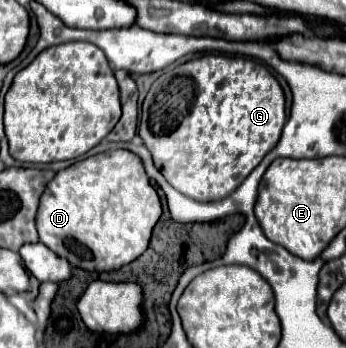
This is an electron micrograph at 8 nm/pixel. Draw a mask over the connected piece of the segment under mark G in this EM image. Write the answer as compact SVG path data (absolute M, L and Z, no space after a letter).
M202 56L176 66L172 72L172 76L162 74L146 94L138 134L150 150L154 166L178 192L198 202L222 200L242 184L266 152L280 140L280 132L286 122L284 92L268 70L250 60Z

